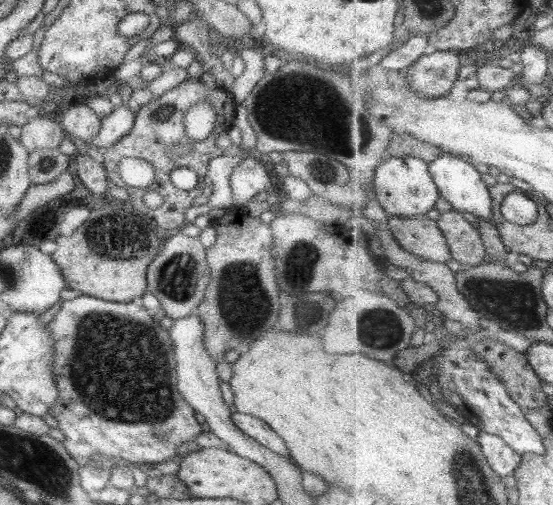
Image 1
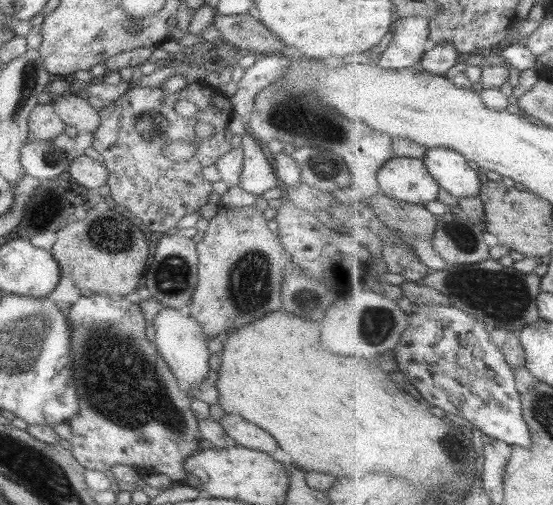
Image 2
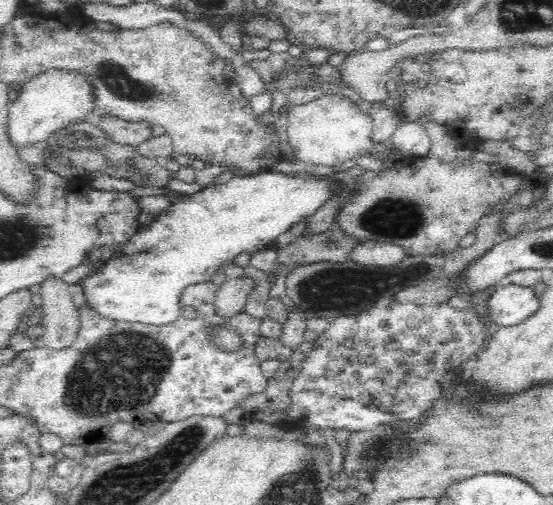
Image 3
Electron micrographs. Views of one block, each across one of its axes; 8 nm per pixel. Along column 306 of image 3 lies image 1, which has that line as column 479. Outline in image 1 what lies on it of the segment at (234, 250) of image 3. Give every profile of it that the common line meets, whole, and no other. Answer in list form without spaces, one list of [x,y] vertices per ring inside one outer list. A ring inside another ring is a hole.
[[[445,153],[438,160],[431,163],[431,171],[435,181],[440,187],[443,196],[461,212],[470,212],[476,217],[493,222],[495,213],[495,198],[491,193],[491,186],[482,180],[482,173],[476,167],[476,163],[467,157]]]

